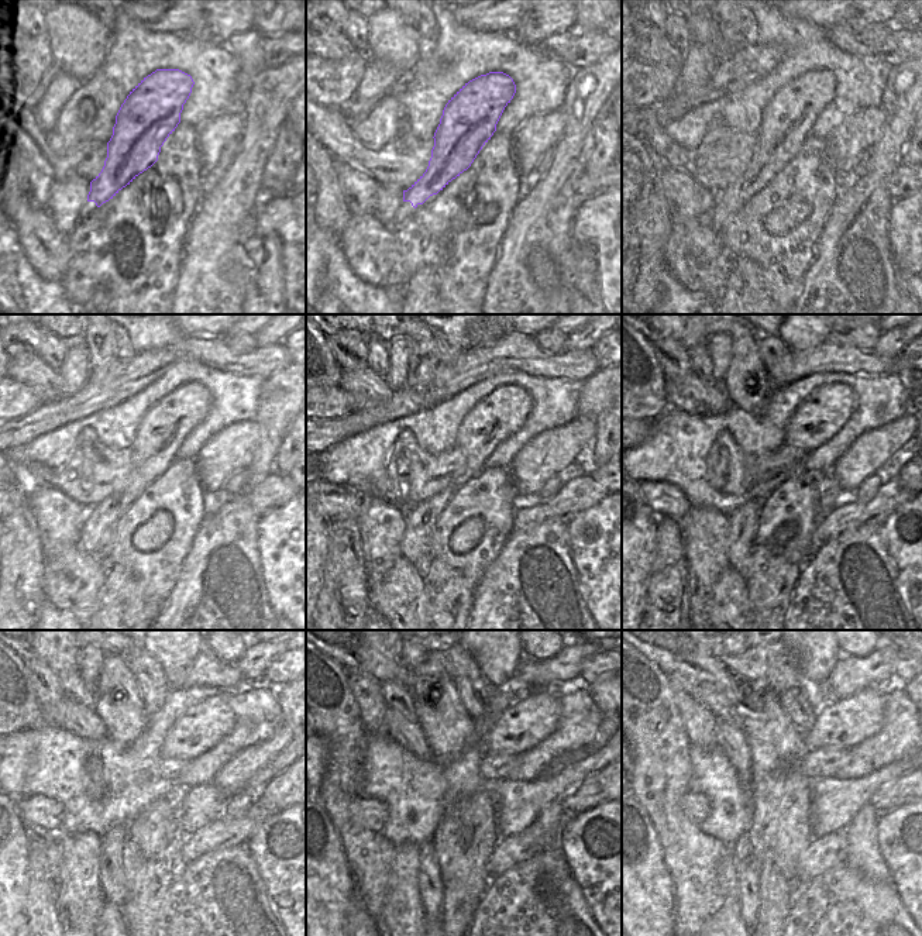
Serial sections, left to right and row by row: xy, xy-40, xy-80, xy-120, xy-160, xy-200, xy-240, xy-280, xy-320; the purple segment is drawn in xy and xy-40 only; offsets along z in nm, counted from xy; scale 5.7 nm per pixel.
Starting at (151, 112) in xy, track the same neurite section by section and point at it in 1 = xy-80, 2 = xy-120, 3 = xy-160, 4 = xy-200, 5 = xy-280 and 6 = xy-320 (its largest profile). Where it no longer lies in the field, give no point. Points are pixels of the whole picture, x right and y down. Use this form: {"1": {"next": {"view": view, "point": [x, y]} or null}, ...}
{"1": {"next": {"view": "xy-80", "point": [787, 120]}}, "2": {"next": {"view": "xy-120", "point": [164, 427]}}, "3": {"next": {"view": "xy-160", "point": [503, 412]}}, "4": {"next": {"view": "xy-200", "point": [822, 415]}}, "5": {"next": {"view": "xy-280", "point": [522, 726]}}, "6": {"next": {"view": "xy-320", "point": [845, 723]}}}

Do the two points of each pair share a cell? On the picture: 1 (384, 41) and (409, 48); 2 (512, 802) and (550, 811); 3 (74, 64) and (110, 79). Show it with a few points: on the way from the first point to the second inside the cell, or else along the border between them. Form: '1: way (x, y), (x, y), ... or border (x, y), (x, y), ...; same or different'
1: way (389, 41), (396, 41), (403, 47); same
2: border (557, 799), (547, 804), (535, 821); different
3: border (110, 44), (102, 65), (82, 83); different

